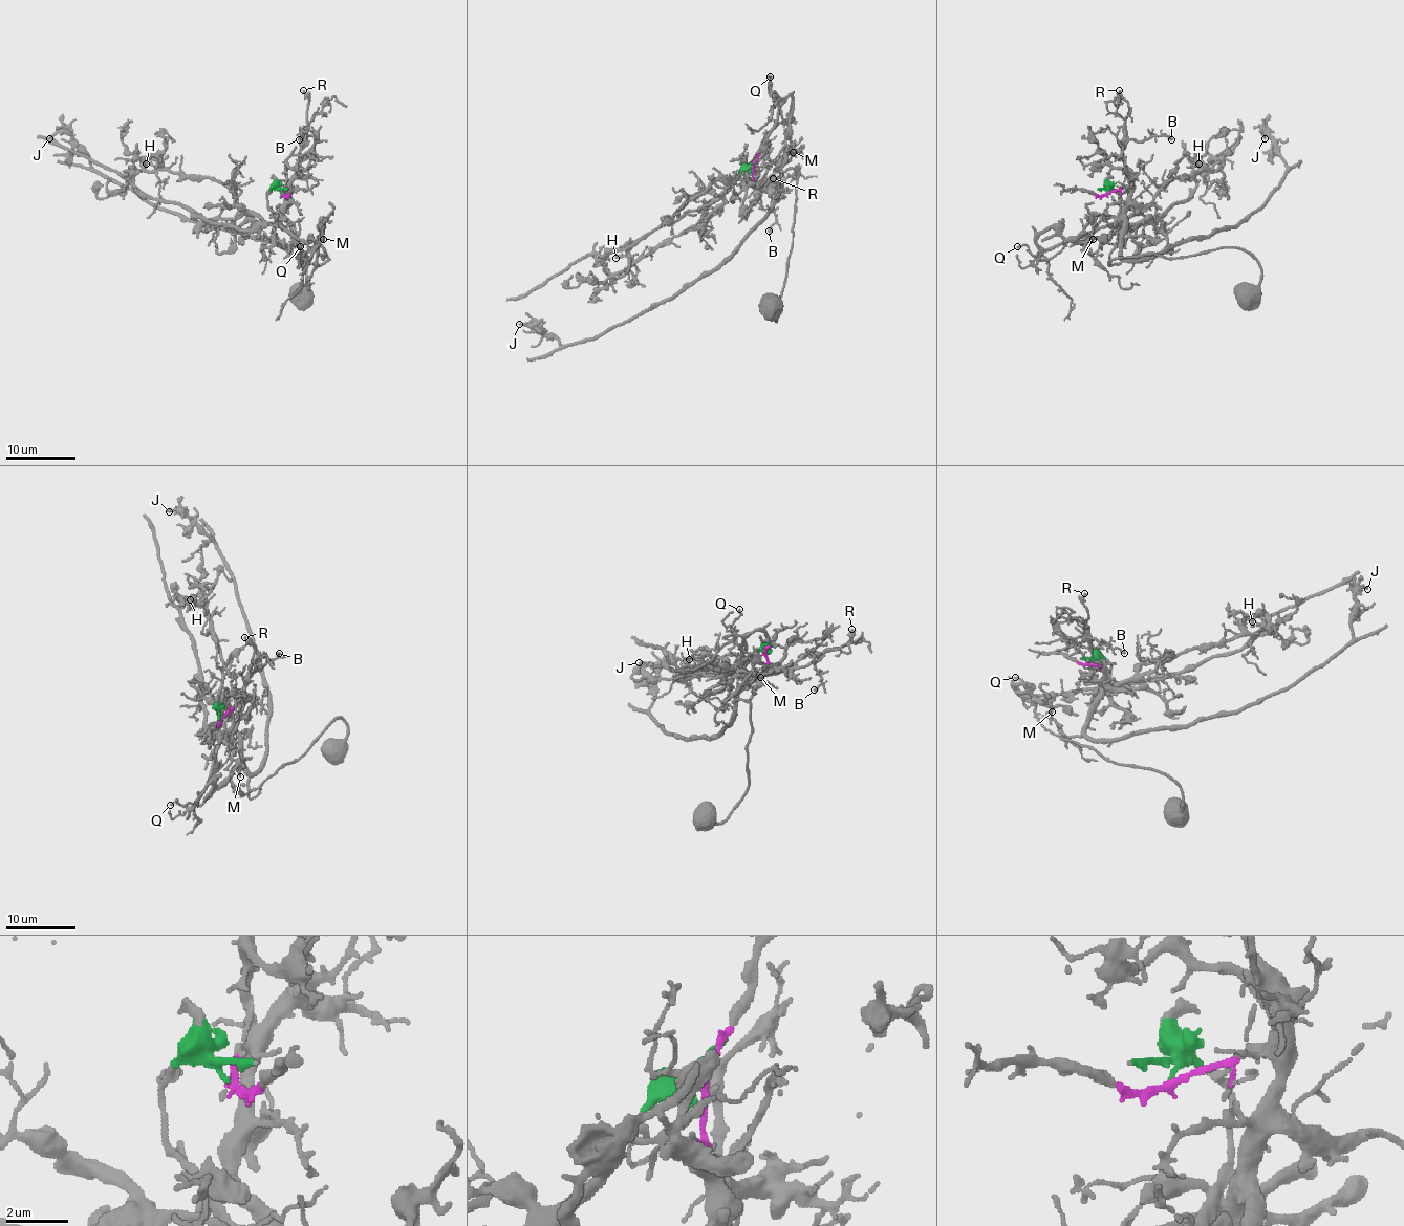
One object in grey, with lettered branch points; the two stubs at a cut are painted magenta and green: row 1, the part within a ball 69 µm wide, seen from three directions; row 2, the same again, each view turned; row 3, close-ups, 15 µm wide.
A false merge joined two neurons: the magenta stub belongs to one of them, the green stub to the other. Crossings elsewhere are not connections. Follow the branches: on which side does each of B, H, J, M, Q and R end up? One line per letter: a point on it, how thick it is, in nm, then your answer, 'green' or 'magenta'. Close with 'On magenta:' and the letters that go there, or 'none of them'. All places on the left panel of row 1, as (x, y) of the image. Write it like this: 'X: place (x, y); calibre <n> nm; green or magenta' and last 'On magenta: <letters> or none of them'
B: place (299, 139); calibre 160 nm; magenta
H: place (146, 163); calibre 140 nm; green
J: place (49, 138); calibre 160 nm; magenta
M: place (323, 239); calibre 120 nm; green
Q: place (300, 246); calibre 70 nm; green
R: place (303, 90); calibre 80 nm; magenta
On magenta: B, J, R

